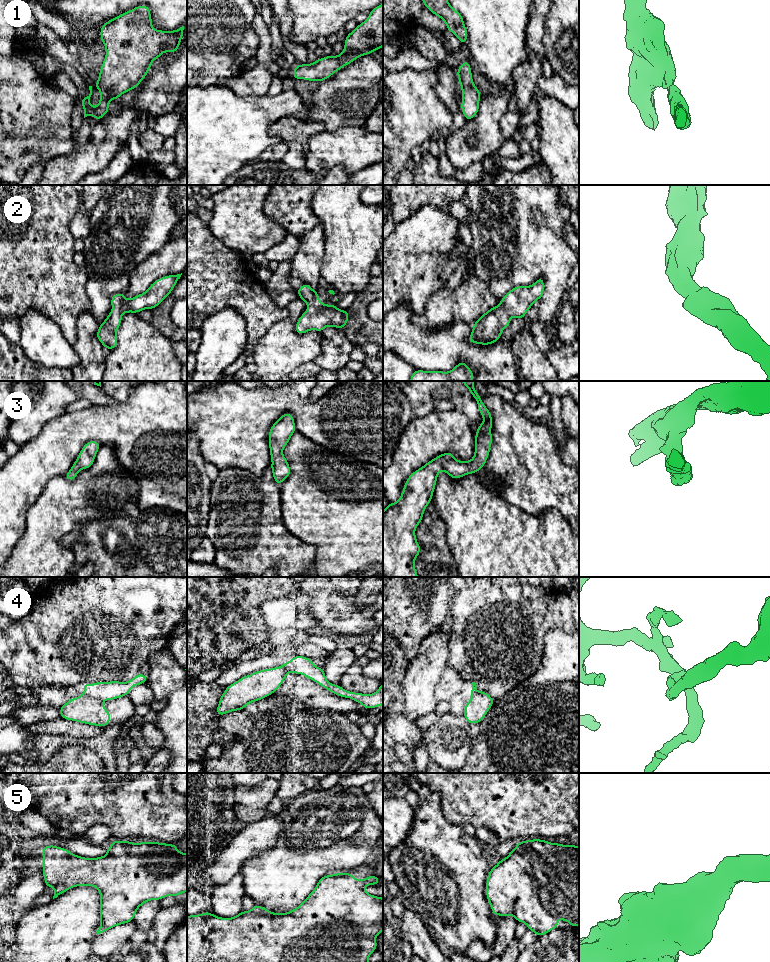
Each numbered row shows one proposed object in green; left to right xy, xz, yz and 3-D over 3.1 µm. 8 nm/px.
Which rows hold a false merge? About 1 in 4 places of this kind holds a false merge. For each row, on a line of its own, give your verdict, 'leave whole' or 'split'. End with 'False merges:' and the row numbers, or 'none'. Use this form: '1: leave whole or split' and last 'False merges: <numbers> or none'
1: leave whole
2: leave whole
3: leave whole
4: split
5: leave whole
False merges: 4

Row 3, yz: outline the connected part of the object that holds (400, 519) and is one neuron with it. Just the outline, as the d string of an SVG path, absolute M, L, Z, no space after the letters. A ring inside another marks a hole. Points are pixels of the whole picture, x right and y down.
M461 381L475 398L480 414L484 421L478 426L475 435L474 457L466 462L456 460L453 453L446 452L438 455L424 466L409 475L405 482L400 498L395 503L388 503L383 511L383 577L419 577L415 569L415 559L421 552L415 530L421 523L427 505L431 502L440 471L446 472L451 478L459 479L468 474L481 470L490 453L492 445L492 415L474 388L474 381Z

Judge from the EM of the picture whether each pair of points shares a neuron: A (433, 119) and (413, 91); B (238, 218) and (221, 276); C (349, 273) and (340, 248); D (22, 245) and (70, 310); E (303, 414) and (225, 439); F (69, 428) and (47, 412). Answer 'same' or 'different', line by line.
A: same
B: different
C: same
D: same
E: same
F: different

